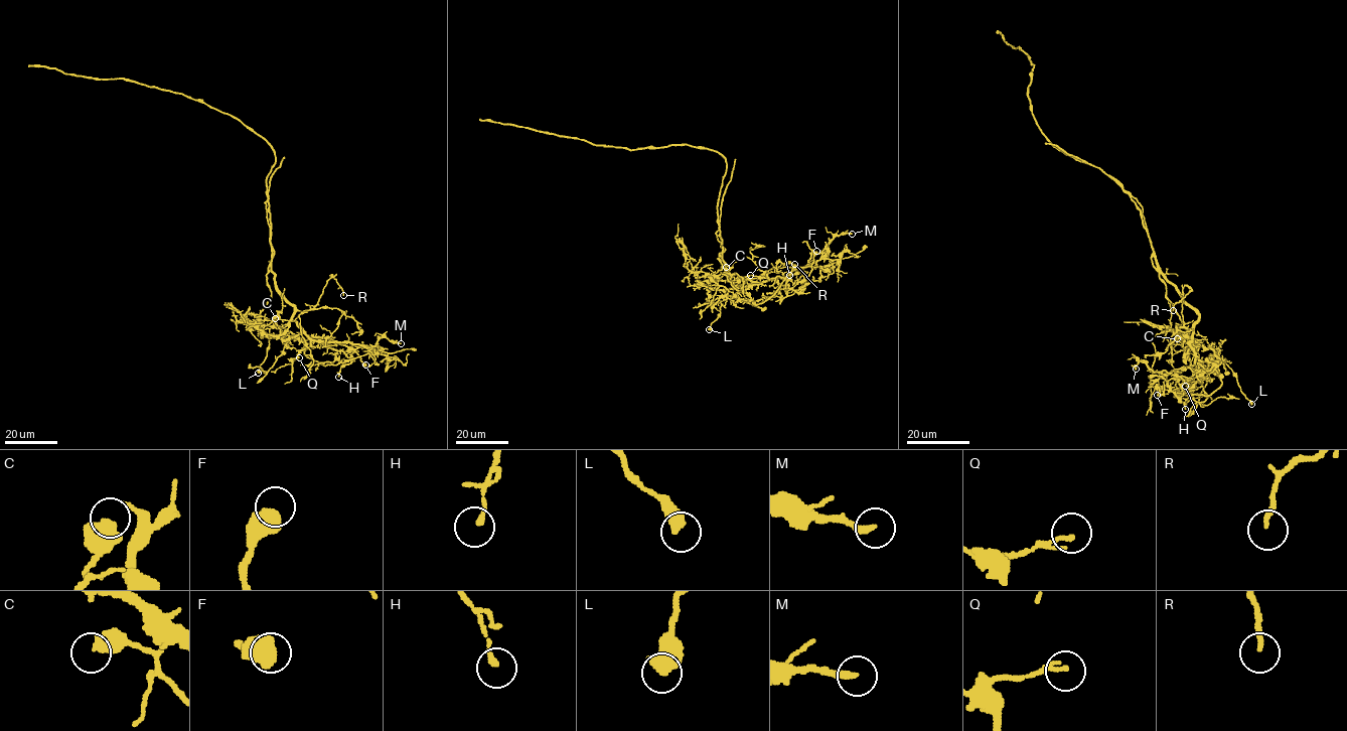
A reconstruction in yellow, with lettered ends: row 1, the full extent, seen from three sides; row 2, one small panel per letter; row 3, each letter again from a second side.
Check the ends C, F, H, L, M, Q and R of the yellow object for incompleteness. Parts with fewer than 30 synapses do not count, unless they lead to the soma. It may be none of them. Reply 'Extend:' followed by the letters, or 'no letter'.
Extend: no letter

